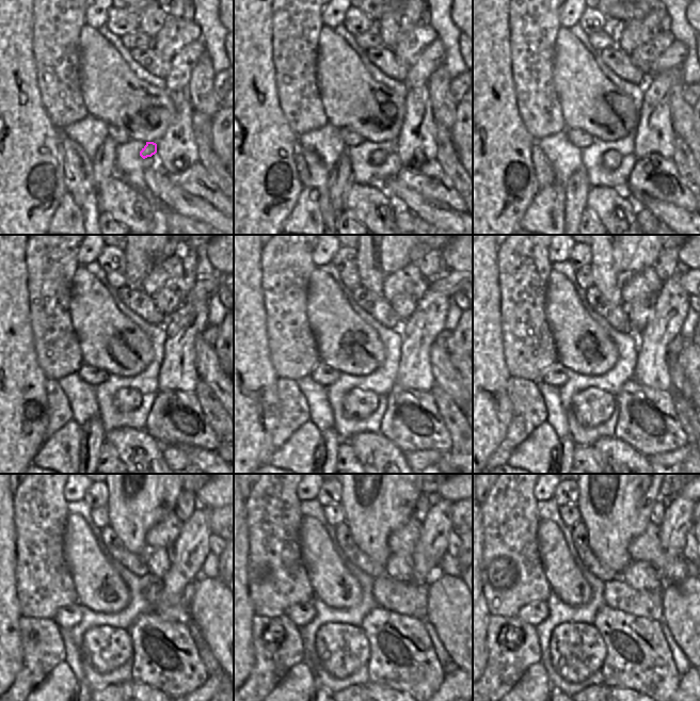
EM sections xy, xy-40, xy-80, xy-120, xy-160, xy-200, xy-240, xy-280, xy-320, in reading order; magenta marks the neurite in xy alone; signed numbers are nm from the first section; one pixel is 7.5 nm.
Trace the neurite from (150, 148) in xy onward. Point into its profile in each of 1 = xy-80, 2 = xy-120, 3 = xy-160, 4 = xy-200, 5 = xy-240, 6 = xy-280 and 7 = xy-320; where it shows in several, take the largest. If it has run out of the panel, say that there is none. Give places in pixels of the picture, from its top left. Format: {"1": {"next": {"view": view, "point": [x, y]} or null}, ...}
{"1": {"next": {"view": "xy-80", "point": [610, 159]}}, "2": {"next": {"view": "xy-120", "point": [126, 399]}}, "3": {"next": {"view": "xy-160", "point": [358, 404]}}, "4": {"next": {"view": "xy-200", "point": [591, 407]}}, "5": {"next": {"view": "xy-240", "point": [105, 649]}}, "6": {"next": {"view": "xy-280", "point": [340, 649]}}, "7": {"next": {"view": "xy-320", "point": [576, 650]}}}

